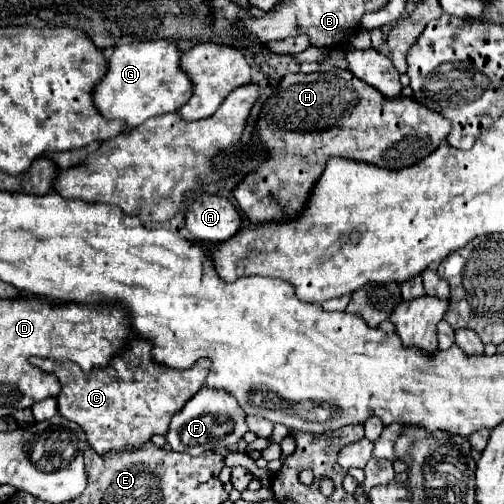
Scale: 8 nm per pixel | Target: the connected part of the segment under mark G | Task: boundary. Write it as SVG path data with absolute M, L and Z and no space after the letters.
M151 40L115 46L107 58L107 72L93 90L93 102L103 118L125 122L127 128L139 126L147 118L177 112L193 90L189 78L179 68L181 52L173 40Z

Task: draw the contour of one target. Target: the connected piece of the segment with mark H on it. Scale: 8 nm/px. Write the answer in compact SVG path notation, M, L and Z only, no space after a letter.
M329 68L325 72L313 74L285 74L265 100L255 122L253 140L247 146L249 152L263 152L265 160L235 186L233 196L239 202L243 214L255 224L269 220L289 220L303 210L311 186L317 182L325 162L331 156L343 156L381 168L399 170L405 168L407 162L415 164L433 152L447 138L449 128L449 122L441 118L441 114L433 114L431 110L425 110L425 106L417 106L413 98L385 98L383 94L377 94L377 90L369 90L369 86L365 86L359 78L353 78L349 70Z

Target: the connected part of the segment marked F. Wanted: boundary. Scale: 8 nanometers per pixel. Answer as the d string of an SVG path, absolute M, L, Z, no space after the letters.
M203 386L181 410L181 414L173 416L167 444L171 446L171 450L175 452L187 452L191 456L203 454L207 450L219 450L219 448L229 448L233 444L237 444L245 432L247 432L247 424L245 424L245 412L243 408L237 404L237 400L233 398L233 394L229 394L227 390L217 390L217 388L209 388Z

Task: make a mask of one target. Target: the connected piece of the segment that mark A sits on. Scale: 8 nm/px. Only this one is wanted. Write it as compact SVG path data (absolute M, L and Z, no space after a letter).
M197 194L185 212L185 226L195 240L223 242L241 228L241 214L223 196Z

